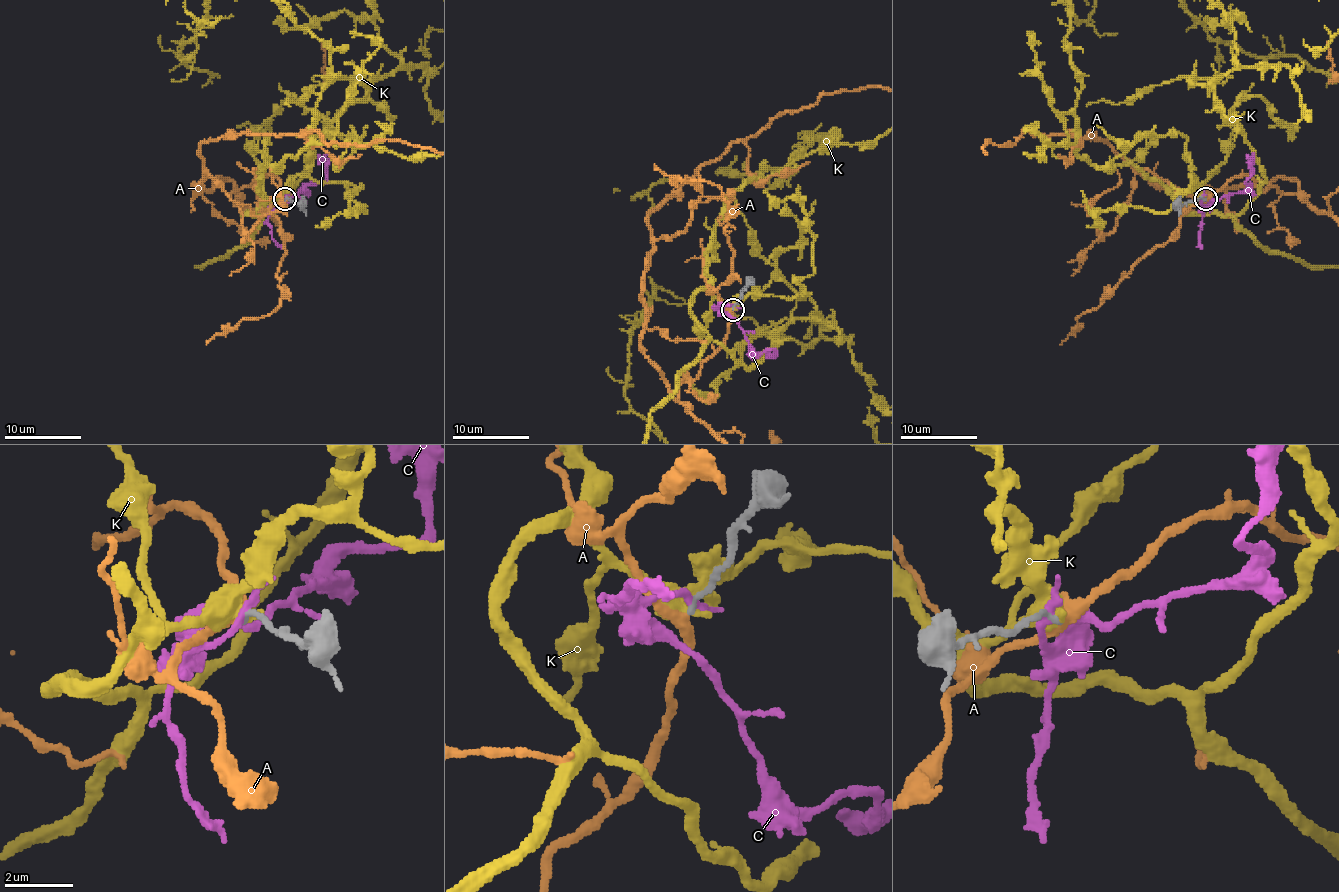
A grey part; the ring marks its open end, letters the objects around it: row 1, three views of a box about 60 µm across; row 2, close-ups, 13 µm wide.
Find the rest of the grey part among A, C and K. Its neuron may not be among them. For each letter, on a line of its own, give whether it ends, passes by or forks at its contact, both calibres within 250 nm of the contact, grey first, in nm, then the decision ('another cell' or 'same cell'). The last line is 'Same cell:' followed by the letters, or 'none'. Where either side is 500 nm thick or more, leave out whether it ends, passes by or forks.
A: it passes by; calibres 160 and 360 nm; same cell
C: it passes by; calibres 190 and 190 nm; another cell
K: it passes by; calibres 160 and 420 nm; another cell
Same cell: A

